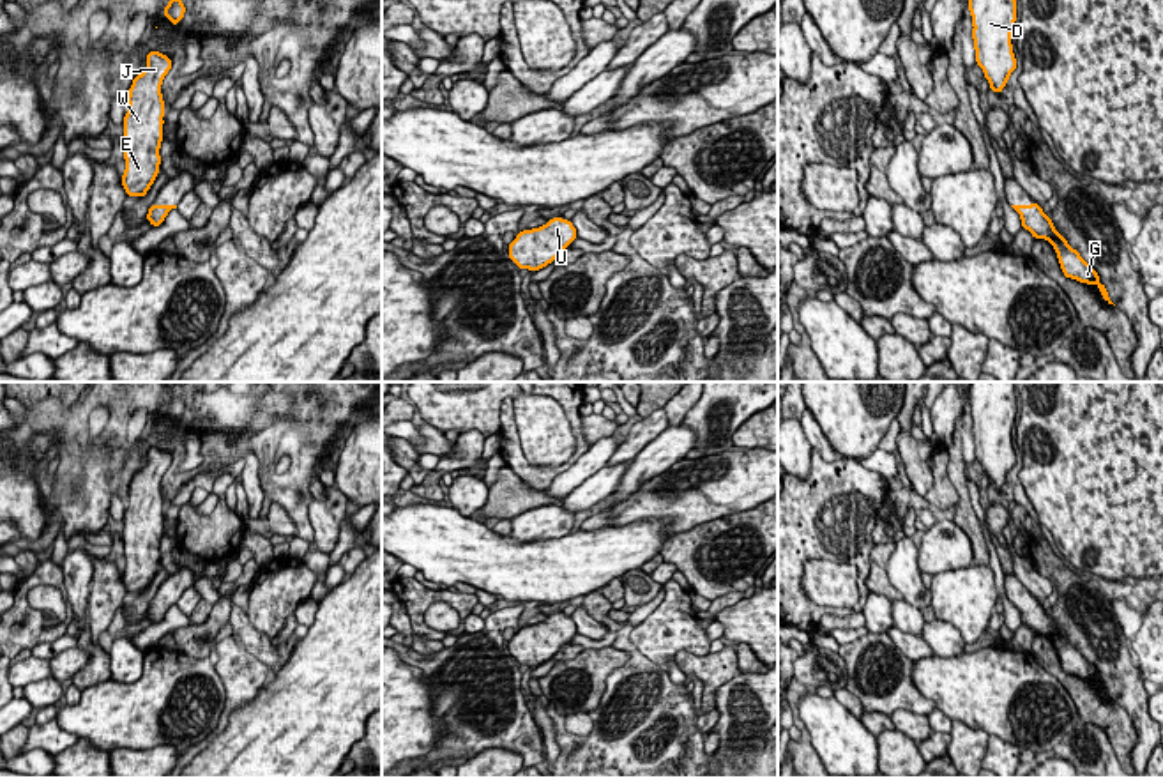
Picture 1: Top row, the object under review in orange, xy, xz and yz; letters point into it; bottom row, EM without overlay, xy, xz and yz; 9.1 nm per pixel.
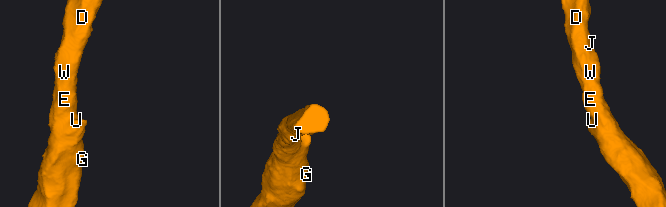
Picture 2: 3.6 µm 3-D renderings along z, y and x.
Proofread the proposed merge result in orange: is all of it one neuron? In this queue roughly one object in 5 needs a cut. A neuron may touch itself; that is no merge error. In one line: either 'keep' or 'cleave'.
keep

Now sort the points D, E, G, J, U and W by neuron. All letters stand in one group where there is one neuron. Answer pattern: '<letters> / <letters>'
D E G J U W

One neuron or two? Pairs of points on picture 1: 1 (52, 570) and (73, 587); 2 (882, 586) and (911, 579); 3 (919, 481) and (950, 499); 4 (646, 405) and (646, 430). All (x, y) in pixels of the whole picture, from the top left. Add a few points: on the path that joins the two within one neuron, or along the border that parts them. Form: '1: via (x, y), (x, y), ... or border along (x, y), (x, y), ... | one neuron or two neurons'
1: border along (59, 566), (64, 577), (66, 598), (75, 614) | two neurons
2: border along (893, 543), (888, 579), (902, 598) | two neurons
3: border along (932, 469), (932, 487), (925, 497) | two neurons
4: border along (663, 407), (644, 418) | two neurons

